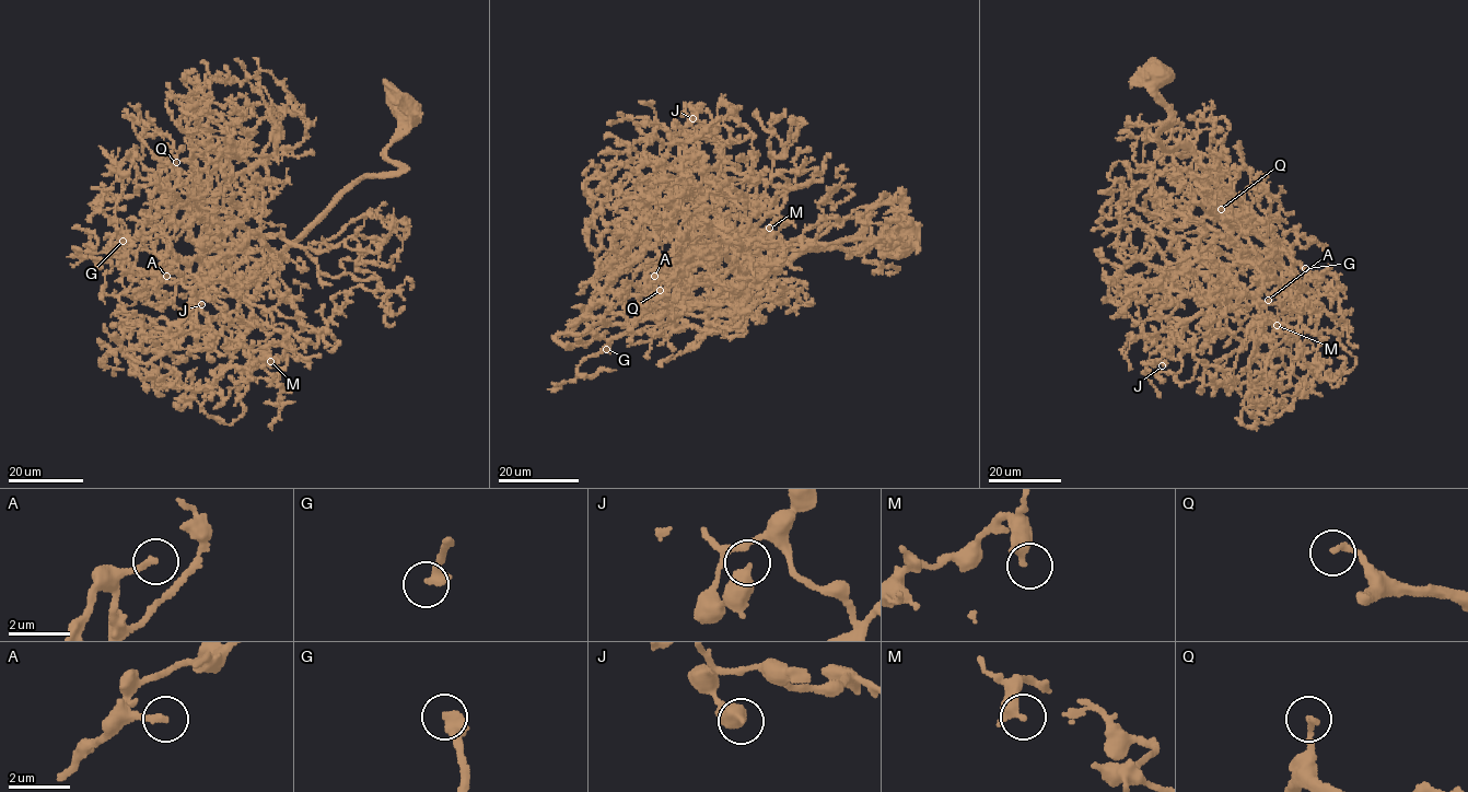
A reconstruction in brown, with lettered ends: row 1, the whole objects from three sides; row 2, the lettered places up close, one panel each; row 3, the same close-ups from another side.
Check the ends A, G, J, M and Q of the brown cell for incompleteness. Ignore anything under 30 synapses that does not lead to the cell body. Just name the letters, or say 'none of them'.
A, G

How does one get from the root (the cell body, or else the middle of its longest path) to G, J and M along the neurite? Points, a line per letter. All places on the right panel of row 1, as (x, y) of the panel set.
G: (1156, 72), (1168, 116), (1161, 146), (1192, 153), (1281, 263), (1274, 279), (1316, 293), (1305, 268)
J: (1156, 72), (1168, 116), (1161, 146), (1192, 153), (1281, 263), (1259, 291), (1221, 291), (1180, 323), (1162, 365)
M: (1156, 72), (1168, 116), (1161, 146), (1192, 153), (1290, 271), (1297, 337), (1286, 341), (1286, 325), (1277, 325)

